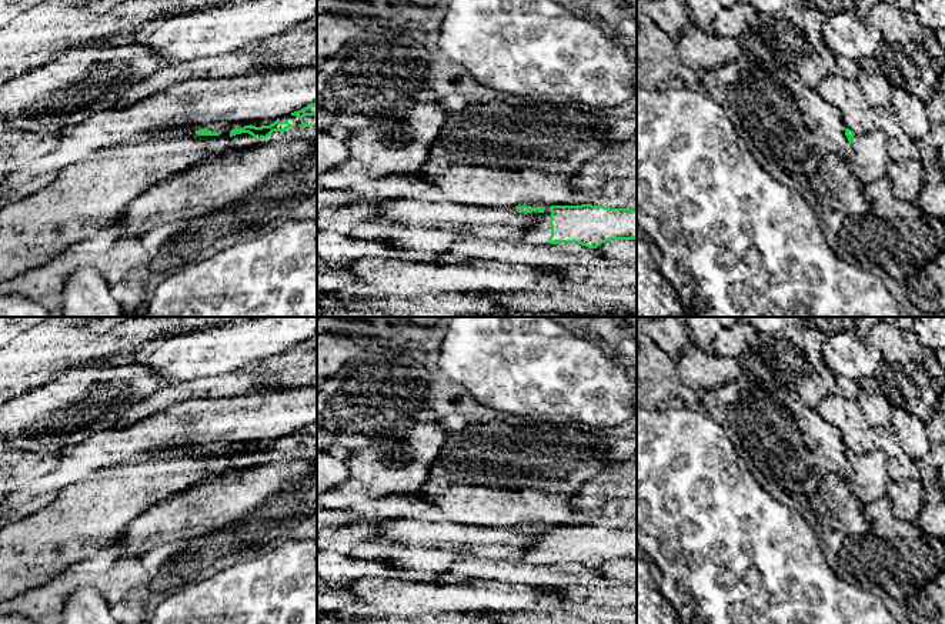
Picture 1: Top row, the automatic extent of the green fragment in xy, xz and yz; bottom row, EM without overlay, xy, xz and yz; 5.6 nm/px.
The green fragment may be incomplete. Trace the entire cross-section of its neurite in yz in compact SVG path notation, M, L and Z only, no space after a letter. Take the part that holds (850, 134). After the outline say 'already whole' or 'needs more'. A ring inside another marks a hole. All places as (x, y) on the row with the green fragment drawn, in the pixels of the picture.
M845 129L845 136L854 149L848 167L862 186L869 186L888 176L891 160L886 149L886 136L881 130L875 129L865 134L855 134L852 130Z; needs more

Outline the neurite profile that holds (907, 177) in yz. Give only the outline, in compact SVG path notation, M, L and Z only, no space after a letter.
M919 156L898 163L889 161L888 177L892 183L892 193L896 200L914 203L924 187L924 168Z

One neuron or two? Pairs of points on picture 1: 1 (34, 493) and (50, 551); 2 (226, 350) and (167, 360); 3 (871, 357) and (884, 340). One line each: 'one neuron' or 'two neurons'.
1: two neurons
2: one neuron
3: two neurons

